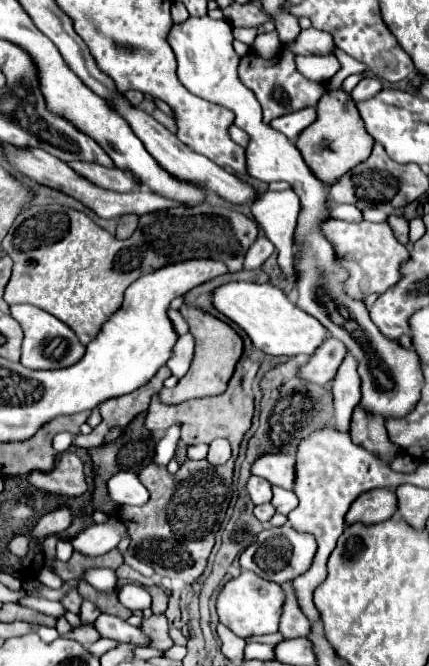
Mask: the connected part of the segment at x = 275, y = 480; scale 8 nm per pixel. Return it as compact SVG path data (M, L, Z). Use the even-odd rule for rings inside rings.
M262 455L252 465L252 475L270 481L276 487L292 489L294 485L294 457L292 455Z

